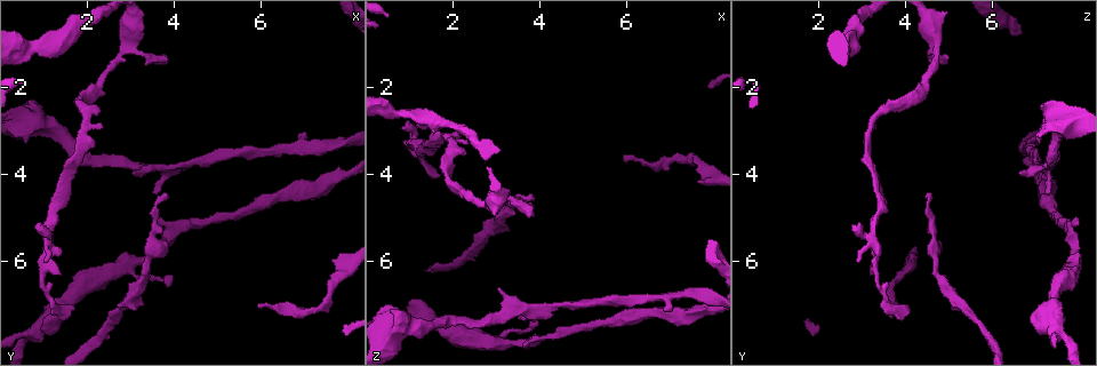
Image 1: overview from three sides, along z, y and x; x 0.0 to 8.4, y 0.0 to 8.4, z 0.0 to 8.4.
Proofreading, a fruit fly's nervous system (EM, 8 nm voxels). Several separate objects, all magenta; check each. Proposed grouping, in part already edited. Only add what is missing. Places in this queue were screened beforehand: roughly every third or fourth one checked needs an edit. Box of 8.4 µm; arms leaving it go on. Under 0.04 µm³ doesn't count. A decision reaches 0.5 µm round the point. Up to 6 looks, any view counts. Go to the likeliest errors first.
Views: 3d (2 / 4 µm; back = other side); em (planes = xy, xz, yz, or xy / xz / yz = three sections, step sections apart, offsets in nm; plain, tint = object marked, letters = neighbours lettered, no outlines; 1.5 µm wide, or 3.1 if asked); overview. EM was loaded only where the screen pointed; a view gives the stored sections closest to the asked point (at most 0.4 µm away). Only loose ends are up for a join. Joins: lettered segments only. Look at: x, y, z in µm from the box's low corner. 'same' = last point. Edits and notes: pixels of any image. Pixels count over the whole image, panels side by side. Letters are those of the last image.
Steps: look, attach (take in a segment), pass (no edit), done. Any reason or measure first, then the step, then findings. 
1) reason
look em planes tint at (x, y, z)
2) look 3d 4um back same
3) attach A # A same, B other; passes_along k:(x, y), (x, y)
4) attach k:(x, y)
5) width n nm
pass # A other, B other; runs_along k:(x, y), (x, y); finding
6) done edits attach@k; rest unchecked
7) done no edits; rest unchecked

free end
look em yz step 4 letters at (3.85, 4.55, 4.60)

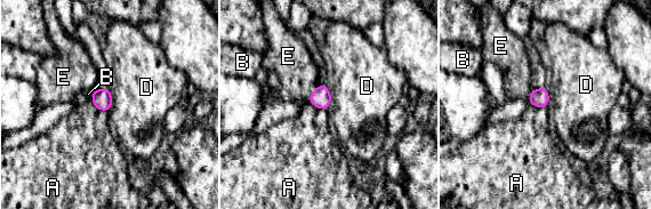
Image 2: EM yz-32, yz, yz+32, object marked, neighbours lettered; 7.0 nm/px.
another direction
look em xz step 4 letters same

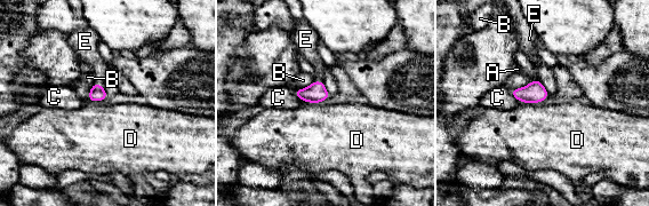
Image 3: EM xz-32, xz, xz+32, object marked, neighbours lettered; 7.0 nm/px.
attach E # A other, B other, C other, D other, E same; passes_along 3:(97, 93), (98, 85), (87, 52); the neuron continues

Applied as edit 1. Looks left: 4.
see it whole again
look overview

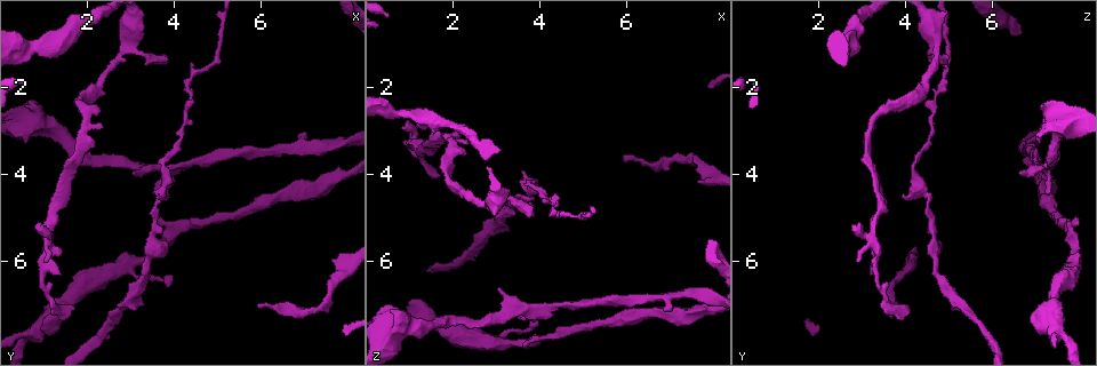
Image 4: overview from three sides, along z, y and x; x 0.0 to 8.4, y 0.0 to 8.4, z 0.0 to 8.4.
free end
look 3d 4um at (3.85, 1.50, 4.95)

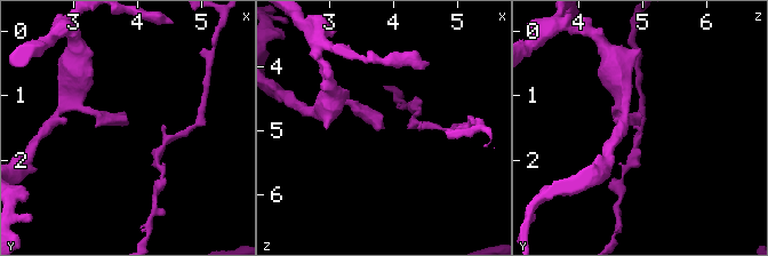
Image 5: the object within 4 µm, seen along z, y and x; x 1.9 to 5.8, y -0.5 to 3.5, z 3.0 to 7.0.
shape alone is not enough
look em xy step 8 tint at (3.85, 1.45, 4.95)

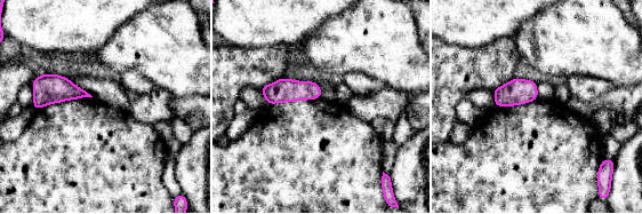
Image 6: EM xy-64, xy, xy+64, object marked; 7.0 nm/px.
another direction
look em planes letters same

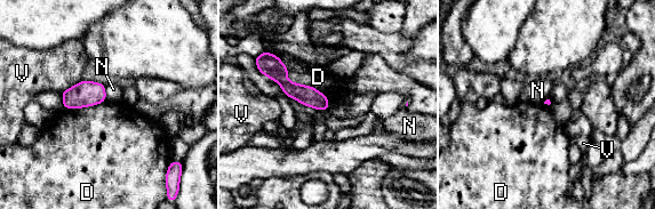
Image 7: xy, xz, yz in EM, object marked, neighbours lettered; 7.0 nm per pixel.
pass # D other, N other, V other; no lettered segment goes on from it

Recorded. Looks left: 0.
done edits attach@3; rest unchecked

